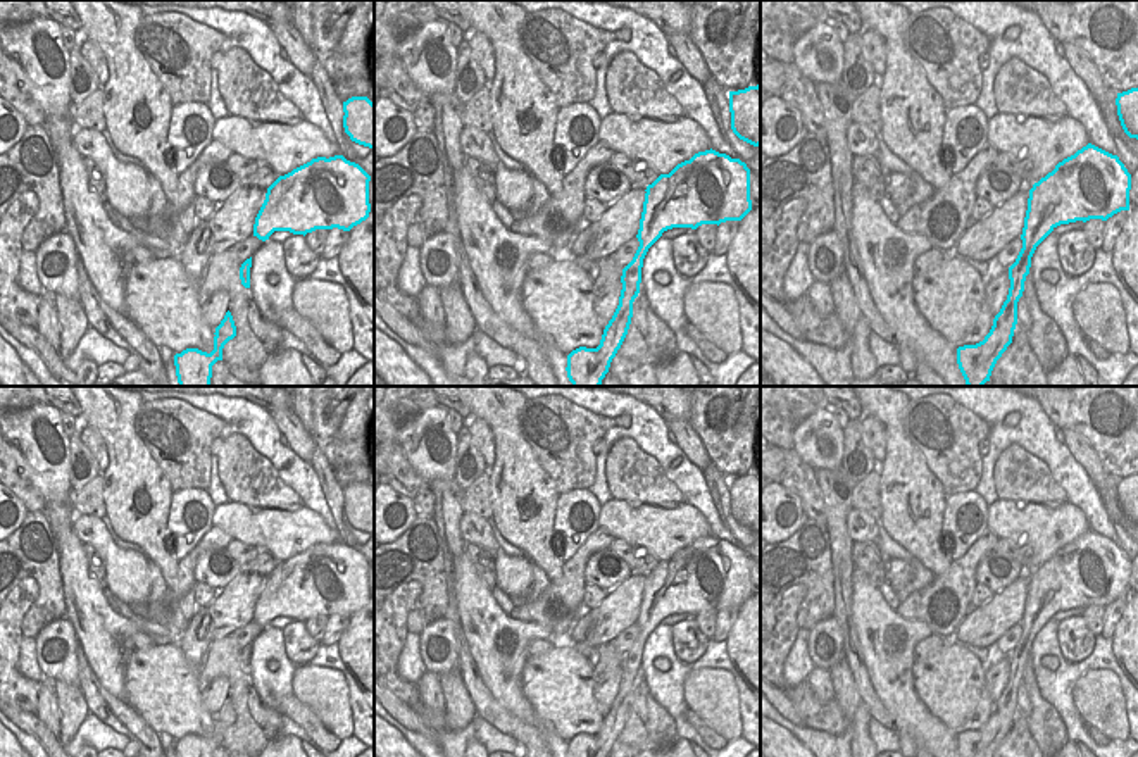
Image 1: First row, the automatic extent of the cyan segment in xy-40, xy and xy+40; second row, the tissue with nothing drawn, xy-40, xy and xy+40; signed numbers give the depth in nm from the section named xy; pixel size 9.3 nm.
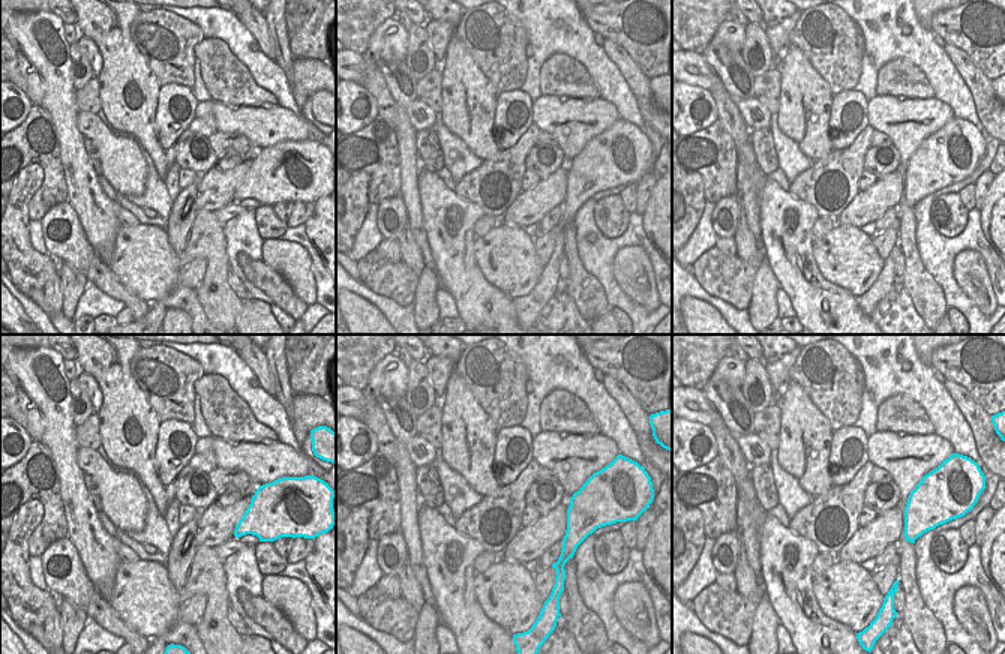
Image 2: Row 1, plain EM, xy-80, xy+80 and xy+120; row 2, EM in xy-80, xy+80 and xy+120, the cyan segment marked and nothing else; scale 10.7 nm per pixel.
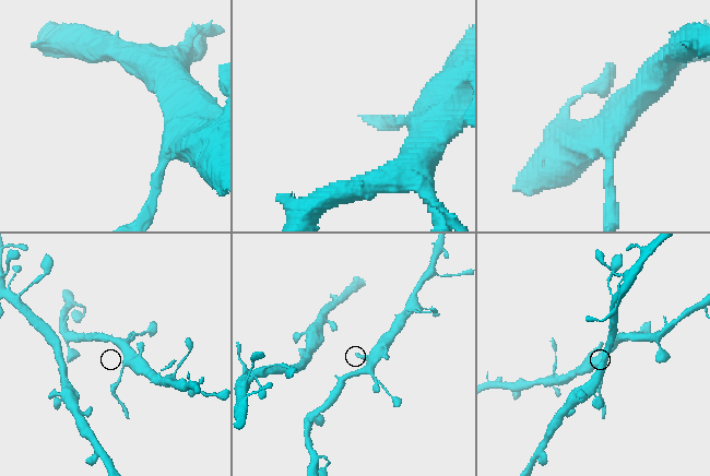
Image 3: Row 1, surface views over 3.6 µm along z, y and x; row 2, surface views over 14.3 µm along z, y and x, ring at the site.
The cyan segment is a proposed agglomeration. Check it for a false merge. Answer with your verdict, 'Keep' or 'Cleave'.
Cleave.

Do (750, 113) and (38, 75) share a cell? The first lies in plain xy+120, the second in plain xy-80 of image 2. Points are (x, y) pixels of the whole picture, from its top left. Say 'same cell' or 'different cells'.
different cells

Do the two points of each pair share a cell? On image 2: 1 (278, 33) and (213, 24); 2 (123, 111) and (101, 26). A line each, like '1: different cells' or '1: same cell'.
1: different cells
2: same cell

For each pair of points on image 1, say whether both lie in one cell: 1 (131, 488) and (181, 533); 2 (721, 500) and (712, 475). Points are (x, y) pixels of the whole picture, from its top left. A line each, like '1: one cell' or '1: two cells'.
1: two cells
2: one cell

